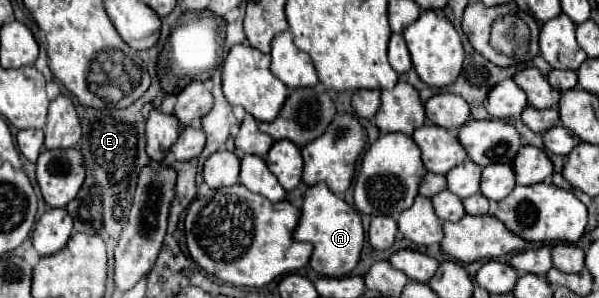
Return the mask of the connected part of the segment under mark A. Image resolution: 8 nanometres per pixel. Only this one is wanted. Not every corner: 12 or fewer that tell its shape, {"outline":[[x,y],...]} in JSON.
{"outline":[[324,183],[304,193],[292,235],[310,267],[348,275],[364,245],[360,215]]}

